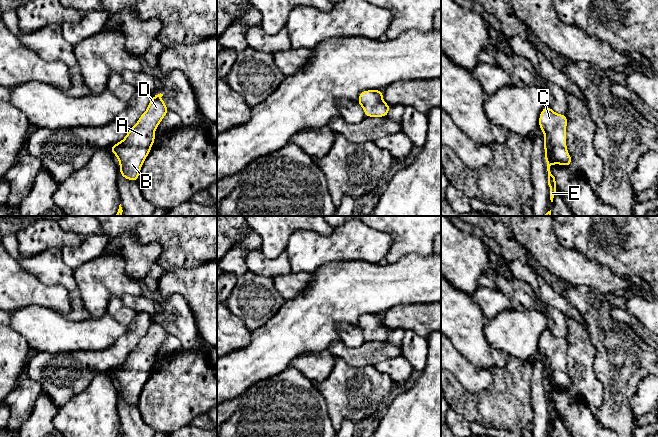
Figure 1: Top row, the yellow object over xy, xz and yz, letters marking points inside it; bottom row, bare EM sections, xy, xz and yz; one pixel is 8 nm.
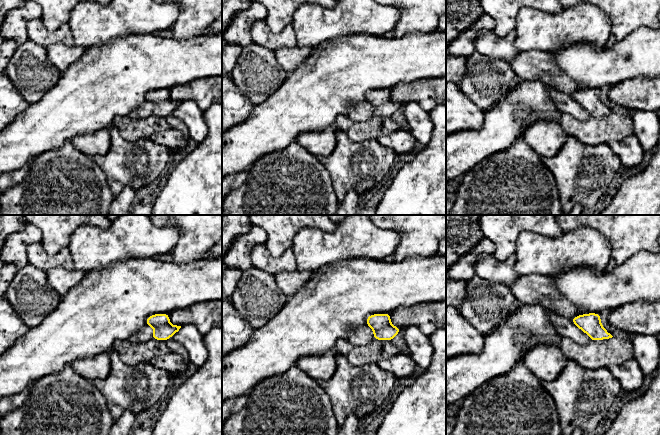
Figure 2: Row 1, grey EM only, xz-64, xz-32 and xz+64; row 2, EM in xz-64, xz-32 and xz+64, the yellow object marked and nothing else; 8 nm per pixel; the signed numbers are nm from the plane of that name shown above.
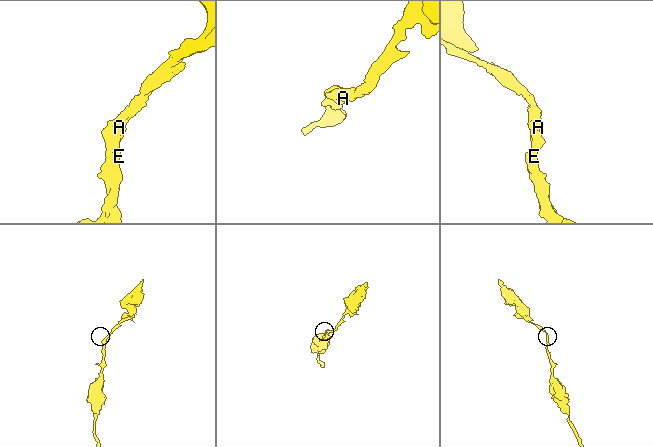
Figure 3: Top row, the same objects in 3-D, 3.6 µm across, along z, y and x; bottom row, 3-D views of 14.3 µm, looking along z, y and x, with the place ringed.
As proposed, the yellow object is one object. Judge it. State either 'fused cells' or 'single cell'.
single cell

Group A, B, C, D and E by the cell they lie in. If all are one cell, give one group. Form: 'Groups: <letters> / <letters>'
Groups: A B C D E

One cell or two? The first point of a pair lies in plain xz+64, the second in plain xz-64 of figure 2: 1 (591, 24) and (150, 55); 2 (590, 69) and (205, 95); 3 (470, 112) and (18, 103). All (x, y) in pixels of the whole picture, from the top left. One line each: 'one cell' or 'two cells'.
1: two cells
2: two cells
3: one cell

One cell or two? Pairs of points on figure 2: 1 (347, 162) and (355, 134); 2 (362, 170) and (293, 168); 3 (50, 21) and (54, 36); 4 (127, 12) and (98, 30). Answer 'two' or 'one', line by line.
1: two
2: two
3: two
4: one

